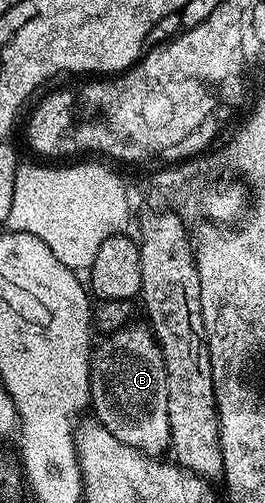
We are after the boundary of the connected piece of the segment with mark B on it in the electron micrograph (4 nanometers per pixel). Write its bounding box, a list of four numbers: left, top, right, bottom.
[88,327,172,457]

